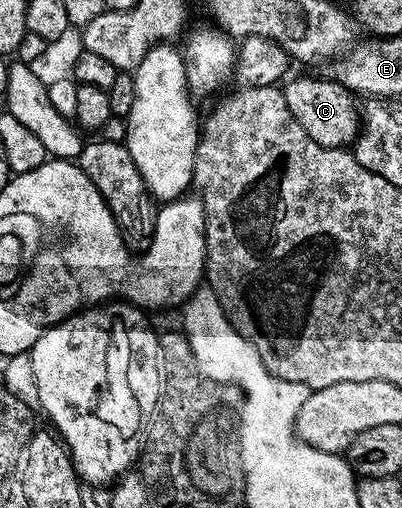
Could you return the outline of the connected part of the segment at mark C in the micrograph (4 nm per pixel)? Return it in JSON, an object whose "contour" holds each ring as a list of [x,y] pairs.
{"contour":[[[295,75],[286,78],[283,83],[287,109],[291,109],[295,121],[307,129],[307,137],[311,137],[311,141],[324,147],[348,148],[359,130],[358,100],[353,100],[356,98],[349,88],[332,77],[320,79],[317,75]]]}

